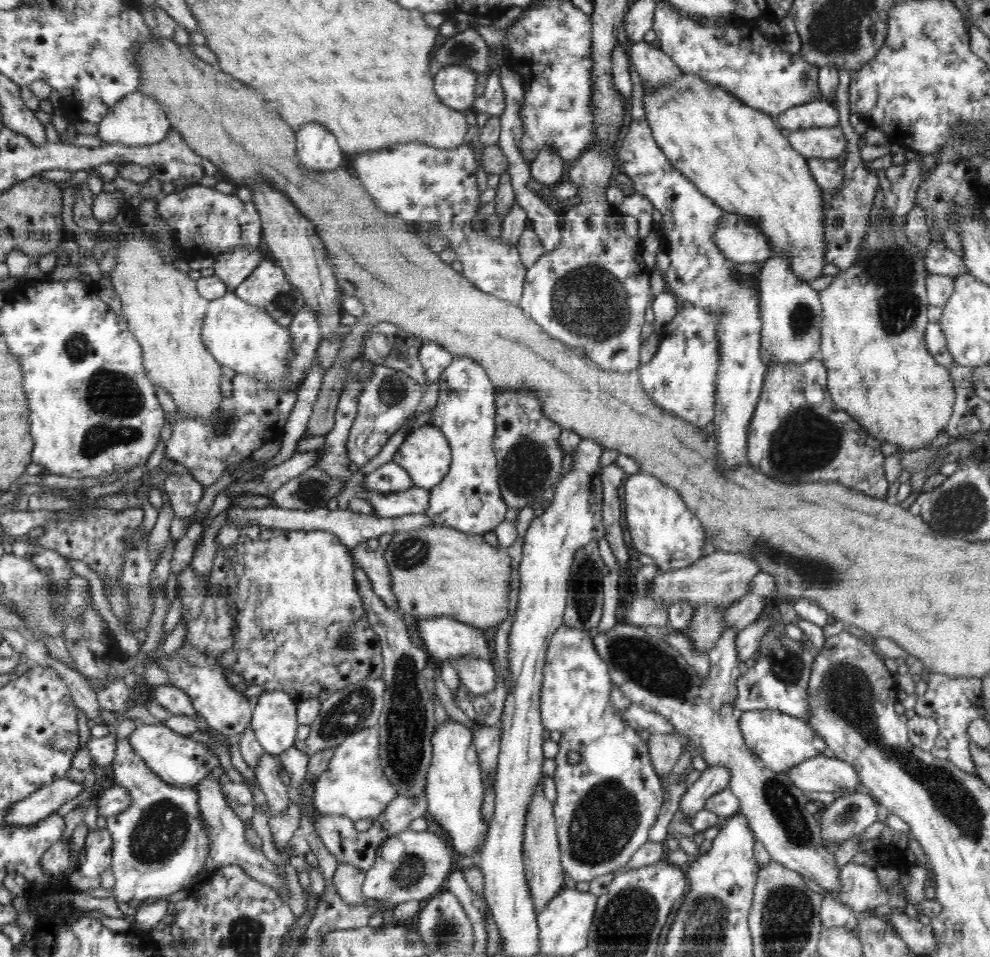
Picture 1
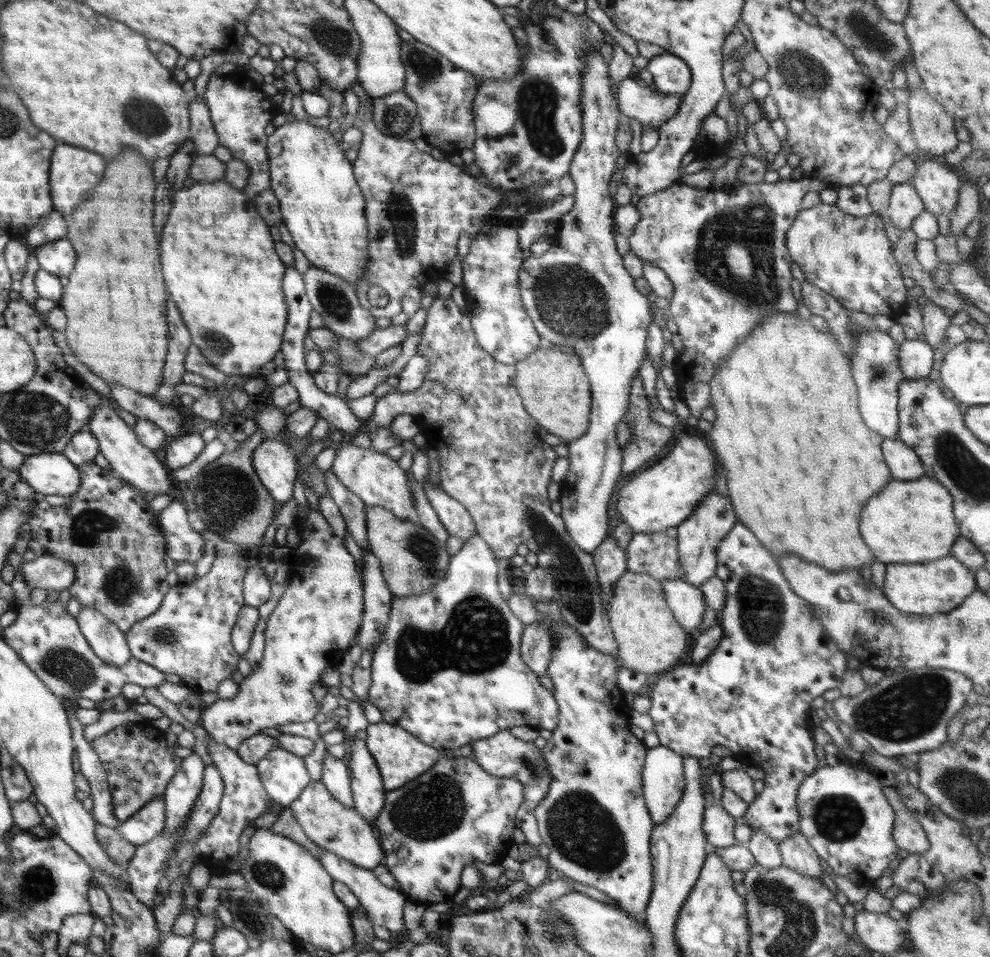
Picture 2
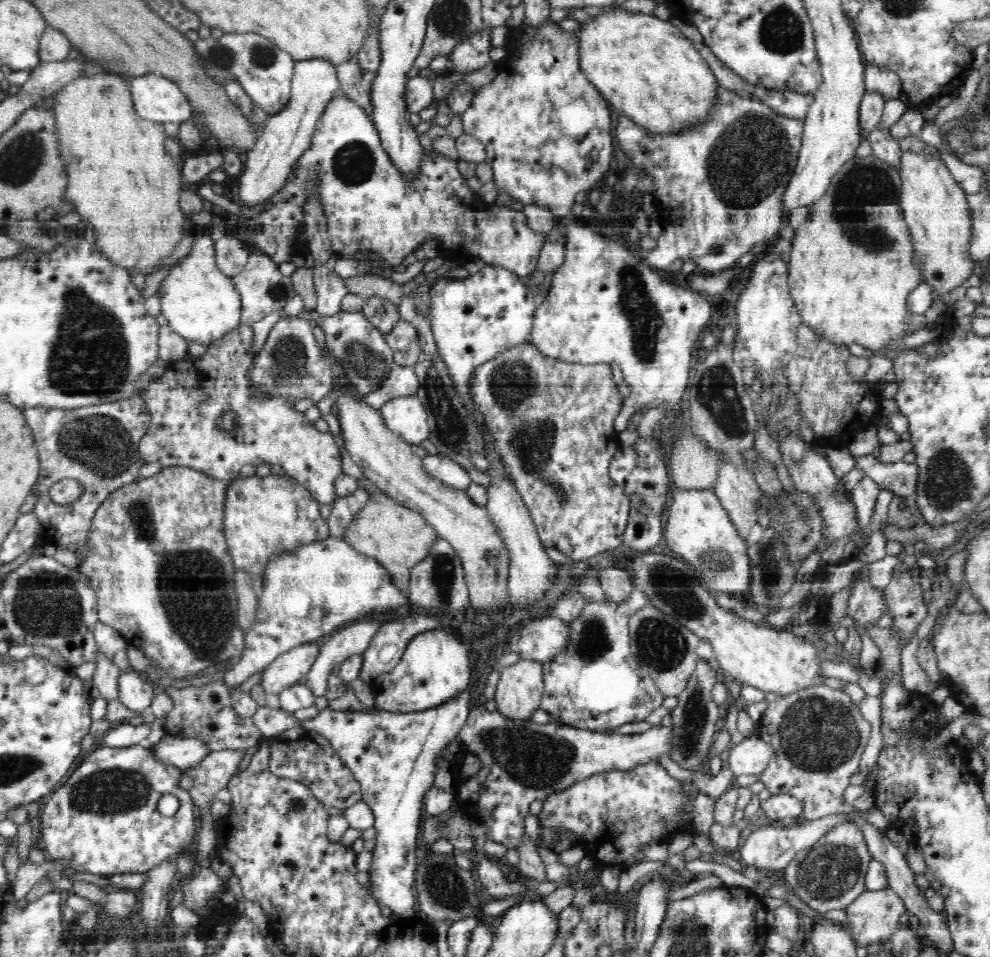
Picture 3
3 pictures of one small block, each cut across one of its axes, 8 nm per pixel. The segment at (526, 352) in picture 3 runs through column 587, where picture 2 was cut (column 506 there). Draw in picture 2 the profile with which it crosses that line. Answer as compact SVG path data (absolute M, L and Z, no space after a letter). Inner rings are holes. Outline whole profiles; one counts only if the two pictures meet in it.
M451 295L435 297L433 303L426 310L426 322L419 333L420 340L418 340L416 352L428 360L428 370L424 377L424 382L416 388L415 392L402 394L396 390L379 398L374 412L369 416L367 422L366 420L362 421L362 426L364 427L367 424L367 426L371 427L388 427L394 417L400 416L400 414L410 414L412 418L415 418L421 433L428 438L429 447L433 447L440 455L440 488L442 488L446 494L450 494L452 498L458 500L458 502L462 502L462 506L468 510L474 521L477 534L480 534L480 536L486 540L486 544L488 544L490 550L492 550L492 554L494 554L496 558L512 558L512 556L516 554L516 548L518 548L520 544L526 544L530 552L534 552L534 554L538 556L537 566L547 567L553 570L556 592L552 599L560 607L560 612L564 620L582 634L589 642L590 646L596 648L598 651L604 651L606 654L616 655L616 657L618 657L617 642L613 637L613 632L609 625L610 621L606 609L604 609L604 601L602 601L602 597L600 597L600 583L598 583L598 577L596 577L596 567L594 567L593 556L588 554L588 552L584 552L584 550L568 536L566 526L564 526L564 520L562 520L560 515L555 514L552 509L550 509L551 500L548 498L548 485L552 479L552 466L554 466L554 462L558 460L559 456L556 455L556 452L552 449L551 439L543 434L536 419L532 418L524 408L522 399L518 394L516 386L514 386L515 365L506 365L494 360L490 354L478 345L477 339L471 328L471 319L462 314L458 305L452 300Z

